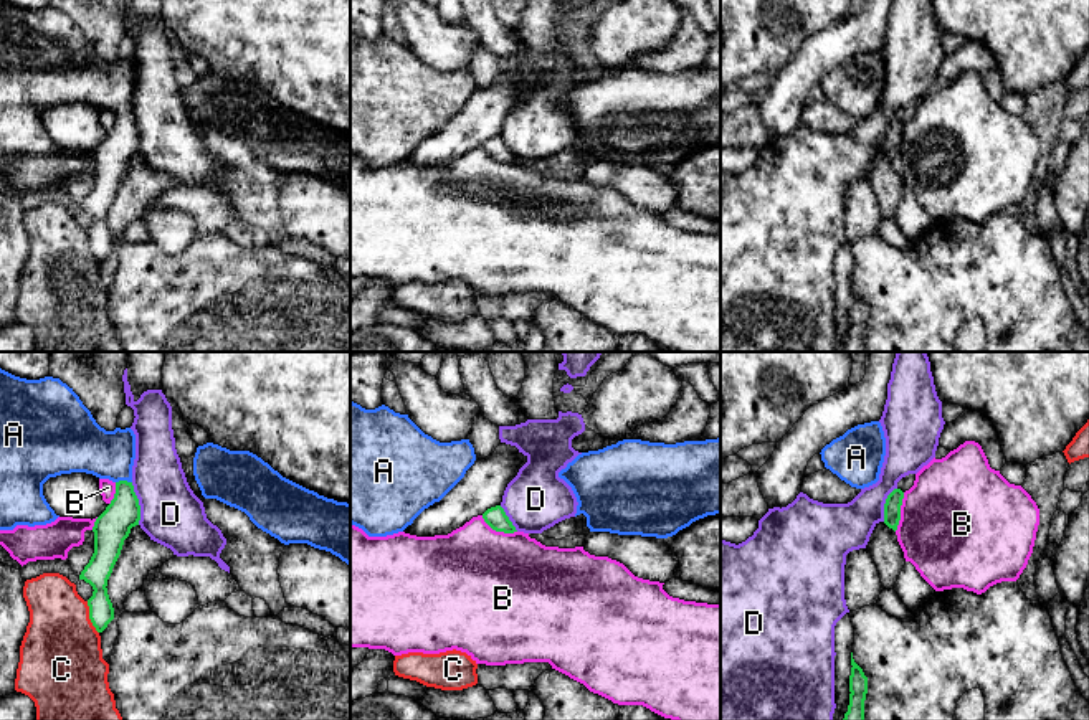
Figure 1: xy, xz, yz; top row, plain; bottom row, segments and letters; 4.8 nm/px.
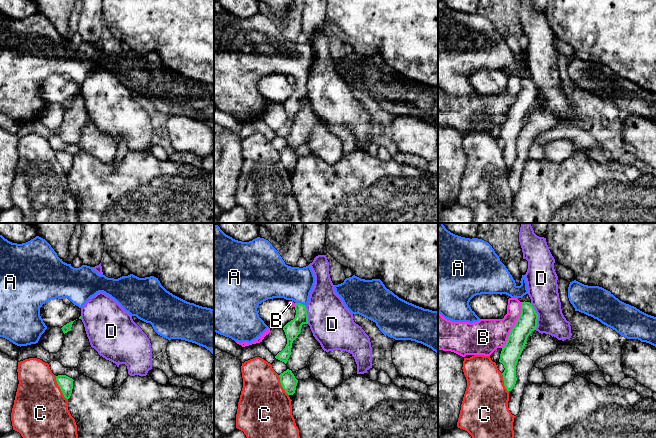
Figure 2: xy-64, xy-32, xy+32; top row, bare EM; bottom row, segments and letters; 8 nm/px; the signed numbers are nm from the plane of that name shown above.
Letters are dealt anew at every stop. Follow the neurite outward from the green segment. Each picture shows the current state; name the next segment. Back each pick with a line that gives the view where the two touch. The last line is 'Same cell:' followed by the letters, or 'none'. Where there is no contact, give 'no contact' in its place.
A: xy
Same cell: A

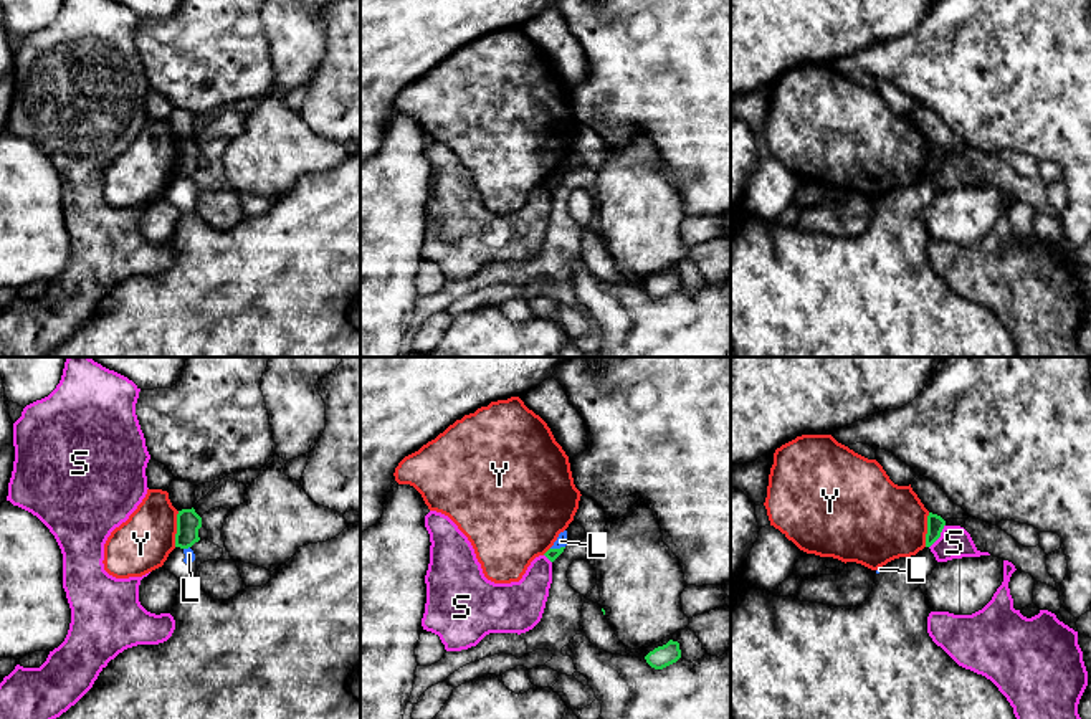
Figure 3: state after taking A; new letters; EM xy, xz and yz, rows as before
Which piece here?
Same cell: none

